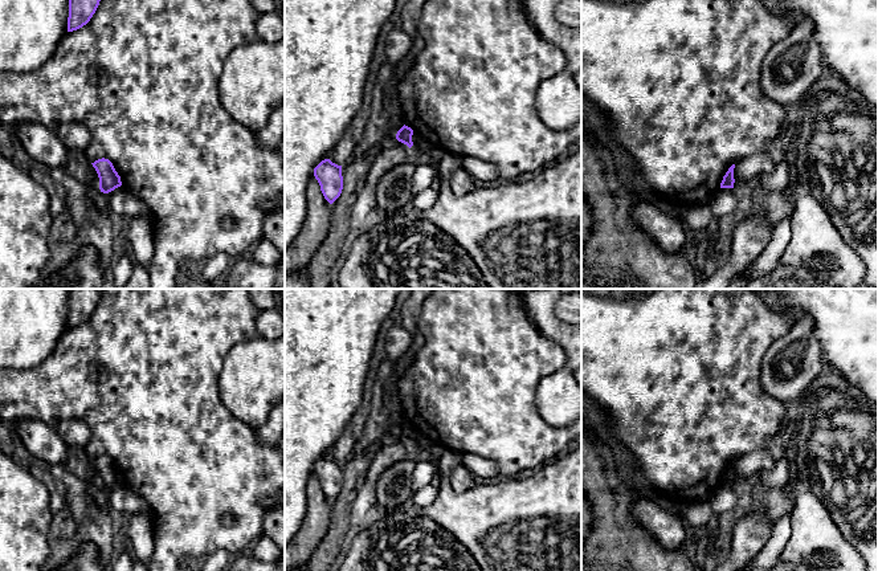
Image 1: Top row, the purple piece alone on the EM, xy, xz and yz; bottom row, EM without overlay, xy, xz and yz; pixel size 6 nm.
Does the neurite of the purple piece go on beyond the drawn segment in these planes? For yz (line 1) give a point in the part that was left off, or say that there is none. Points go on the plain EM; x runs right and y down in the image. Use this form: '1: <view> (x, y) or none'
1: none

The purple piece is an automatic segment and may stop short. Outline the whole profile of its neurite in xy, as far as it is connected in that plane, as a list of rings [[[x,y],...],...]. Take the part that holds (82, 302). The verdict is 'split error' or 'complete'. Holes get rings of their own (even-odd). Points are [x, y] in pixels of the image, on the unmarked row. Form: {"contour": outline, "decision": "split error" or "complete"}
{"contour": [[[69,289],[68,329],[86,322],[95,310],[102,289]]], "decision": "complete"}

